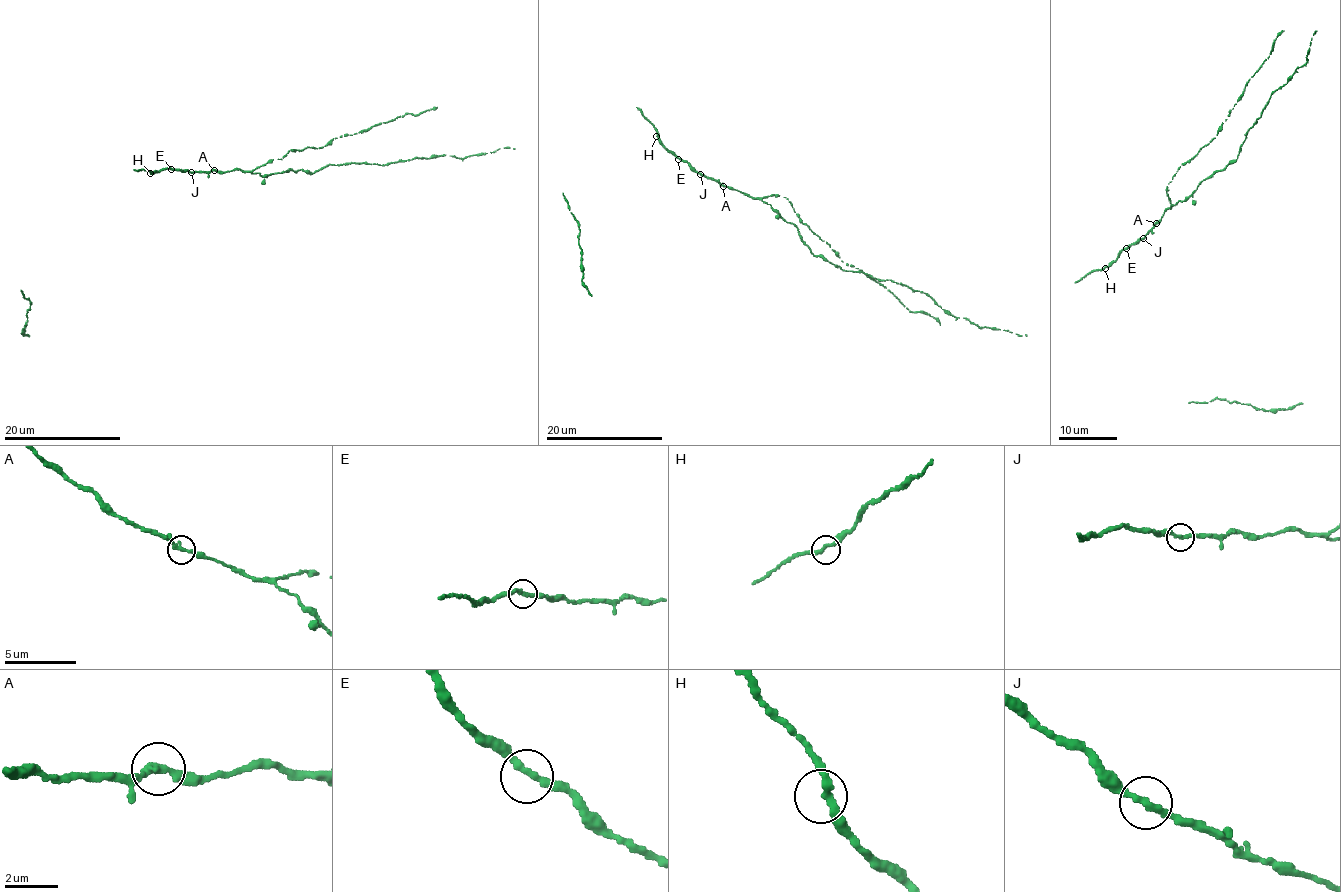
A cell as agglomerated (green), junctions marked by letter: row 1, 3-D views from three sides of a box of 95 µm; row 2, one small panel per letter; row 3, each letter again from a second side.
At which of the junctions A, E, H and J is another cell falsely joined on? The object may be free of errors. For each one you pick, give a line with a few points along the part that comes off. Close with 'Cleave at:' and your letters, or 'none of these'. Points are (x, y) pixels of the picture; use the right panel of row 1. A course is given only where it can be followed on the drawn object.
Cleave at: none of these

